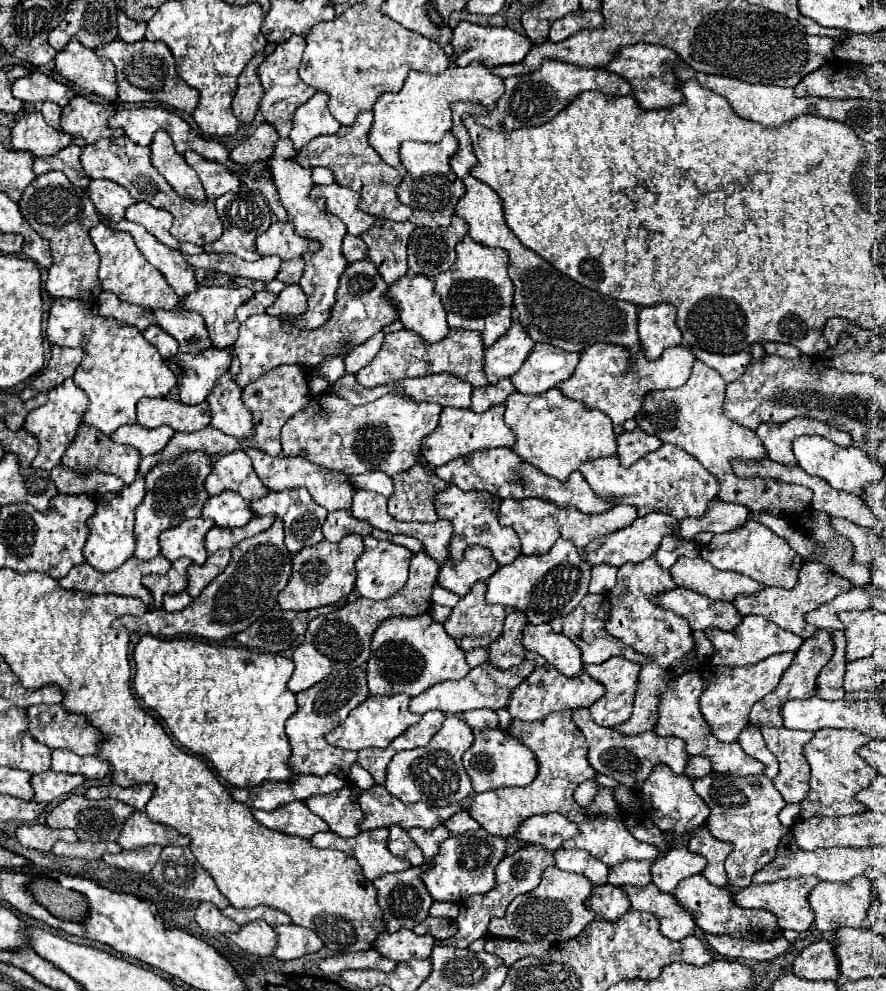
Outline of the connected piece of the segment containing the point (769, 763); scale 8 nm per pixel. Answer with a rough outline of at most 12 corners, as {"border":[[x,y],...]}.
{"border":[[747,725],[739,735],[751,757],[765,765],[769,779],[779,773],[775,755],[765,747],[759,727]]}

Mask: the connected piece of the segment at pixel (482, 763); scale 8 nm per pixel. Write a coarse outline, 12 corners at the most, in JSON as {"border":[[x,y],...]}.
{"border":[[499,727],[463,755],[473,791],[529,785],[537,761]]}

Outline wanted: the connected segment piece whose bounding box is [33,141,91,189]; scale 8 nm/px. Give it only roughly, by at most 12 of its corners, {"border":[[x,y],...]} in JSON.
{"border":[[75,141],[57,155],[37,157],[33,171],[61,171],[87,189],[91,179],[79,161],[83,145]]}

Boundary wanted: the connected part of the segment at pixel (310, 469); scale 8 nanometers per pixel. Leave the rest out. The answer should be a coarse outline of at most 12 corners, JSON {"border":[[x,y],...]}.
{"border":[[247,449],[271,491],[305,487],[327,511],[351,509],[345,473]]}

